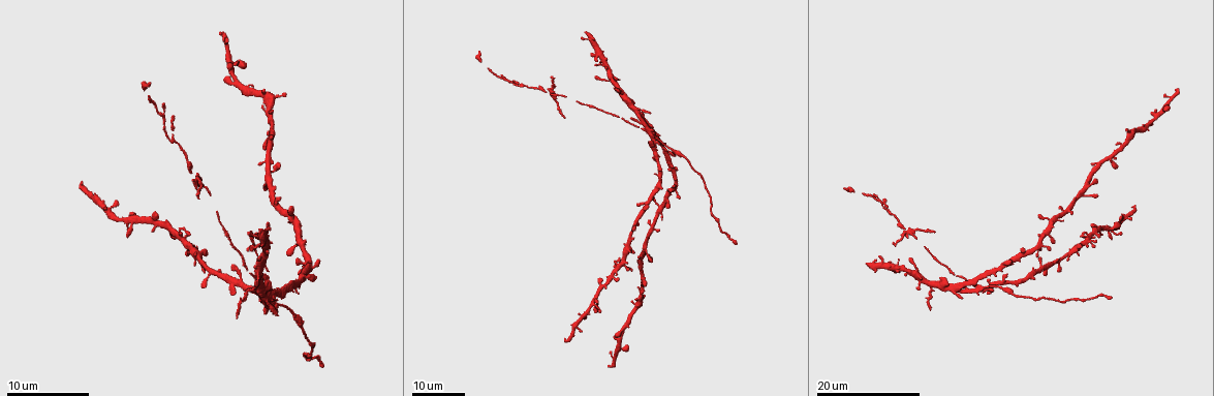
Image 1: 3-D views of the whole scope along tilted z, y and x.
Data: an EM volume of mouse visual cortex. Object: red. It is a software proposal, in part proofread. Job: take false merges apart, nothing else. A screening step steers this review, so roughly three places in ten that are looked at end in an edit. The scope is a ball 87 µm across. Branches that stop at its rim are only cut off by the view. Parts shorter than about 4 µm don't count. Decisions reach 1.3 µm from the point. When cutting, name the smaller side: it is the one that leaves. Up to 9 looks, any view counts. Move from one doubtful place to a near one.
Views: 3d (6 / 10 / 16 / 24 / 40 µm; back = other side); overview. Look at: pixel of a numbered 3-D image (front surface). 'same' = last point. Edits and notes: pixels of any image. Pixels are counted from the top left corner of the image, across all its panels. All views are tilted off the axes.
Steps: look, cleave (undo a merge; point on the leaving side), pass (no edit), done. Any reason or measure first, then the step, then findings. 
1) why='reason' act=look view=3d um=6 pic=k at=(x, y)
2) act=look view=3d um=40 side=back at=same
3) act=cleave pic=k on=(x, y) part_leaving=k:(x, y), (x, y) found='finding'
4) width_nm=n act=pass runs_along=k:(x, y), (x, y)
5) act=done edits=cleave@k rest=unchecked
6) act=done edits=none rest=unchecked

why='sudden change in width' act=look view=3d um=24 pic=1 at=(526, 87)

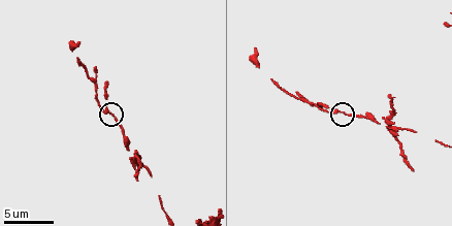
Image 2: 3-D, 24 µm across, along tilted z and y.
act=look view=3d um=6 pic=2 at=(339, 113)

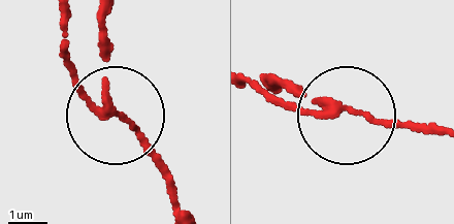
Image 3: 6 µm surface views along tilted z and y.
width_nm=150 act=pass found='all the same neuron'

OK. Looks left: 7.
act=look view=3d um=16 pic=1 at=(985, 286)

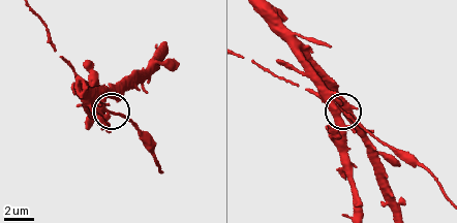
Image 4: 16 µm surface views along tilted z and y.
act=look view=3d um=10 pic=4 at=(113, 113)

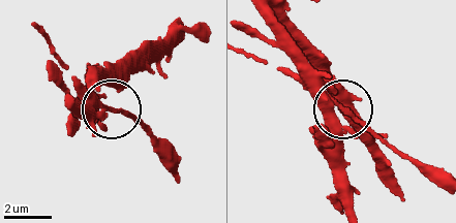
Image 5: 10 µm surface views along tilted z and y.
act=pass runs_along=5:(70, 97), (103, 114), (116, 107), (131, 112), (141, 123) found='one neuron here'

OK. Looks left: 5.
act=look view=3d um=24 pic=1 at=(640, 116)

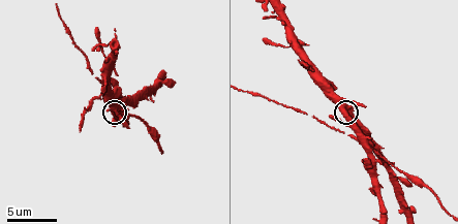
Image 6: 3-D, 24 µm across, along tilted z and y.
act=look view=3d um=10 pic=6 at=(344, 112)

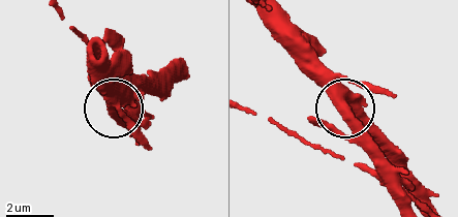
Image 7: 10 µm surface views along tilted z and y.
act=pass found='all the same neuron'

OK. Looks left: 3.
why='side arm on a straight run' act=look view=3d um=10 pic=2 at=(297, 96)

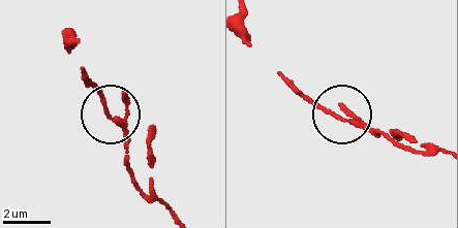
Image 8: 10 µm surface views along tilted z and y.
act=look view=3d um=6 pic=8 at=(339, 117)

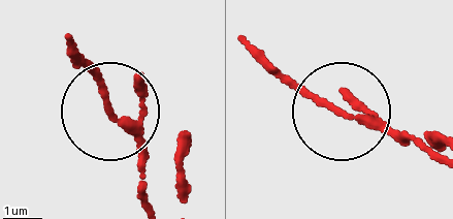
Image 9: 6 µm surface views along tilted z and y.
width_nm=140 act=pass found='continuous, no second neuron'

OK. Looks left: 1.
act=done edits=none rest=unchecked

